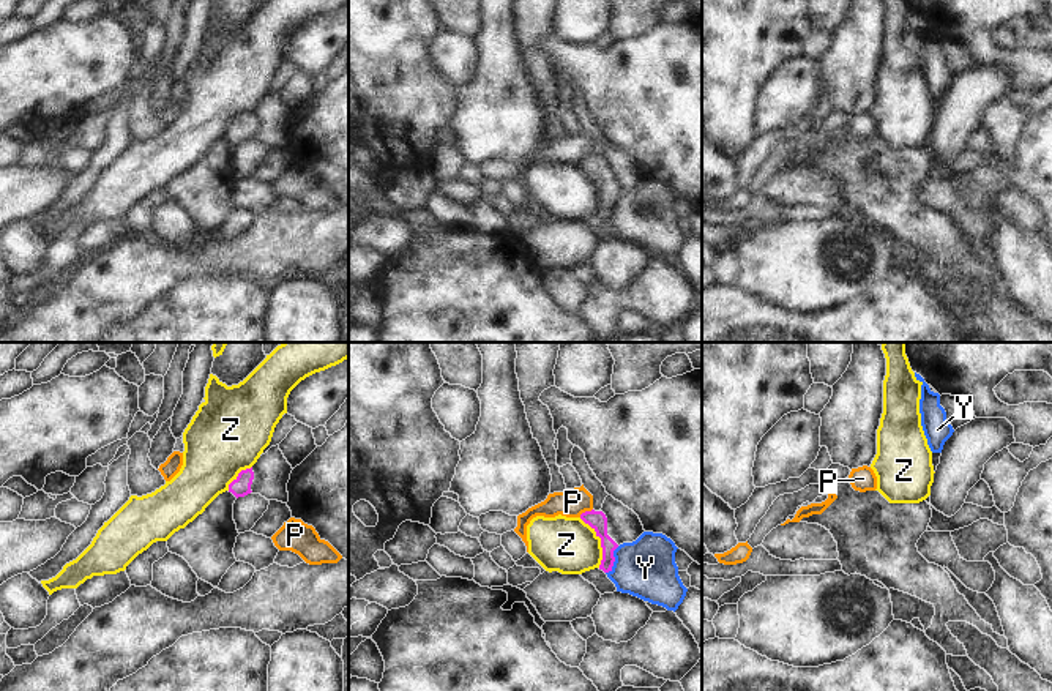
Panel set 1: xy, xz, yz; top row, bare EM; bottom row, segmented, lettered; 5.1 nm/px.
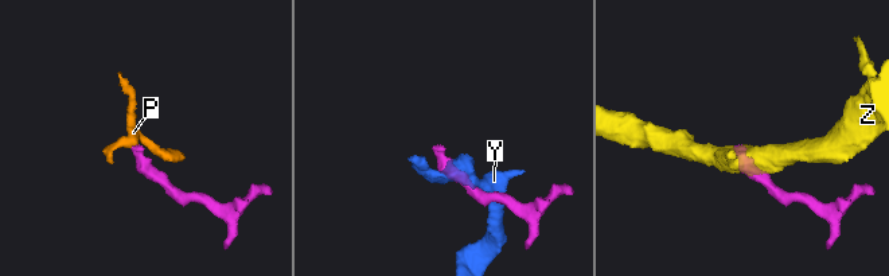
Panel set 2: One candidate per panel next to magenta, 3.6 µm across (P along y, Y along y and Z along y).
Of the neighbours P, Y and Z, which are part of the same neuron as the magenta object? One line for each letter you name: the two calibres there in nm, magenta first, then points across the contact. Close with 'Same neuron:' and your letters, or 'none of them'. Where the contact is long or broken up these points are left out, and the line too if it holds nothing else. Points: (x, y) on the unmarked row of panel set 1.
Same neuron: none of them

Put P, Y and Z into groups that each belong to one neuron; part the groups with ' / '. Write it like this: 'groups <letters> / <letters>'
groups P / Y / Z

